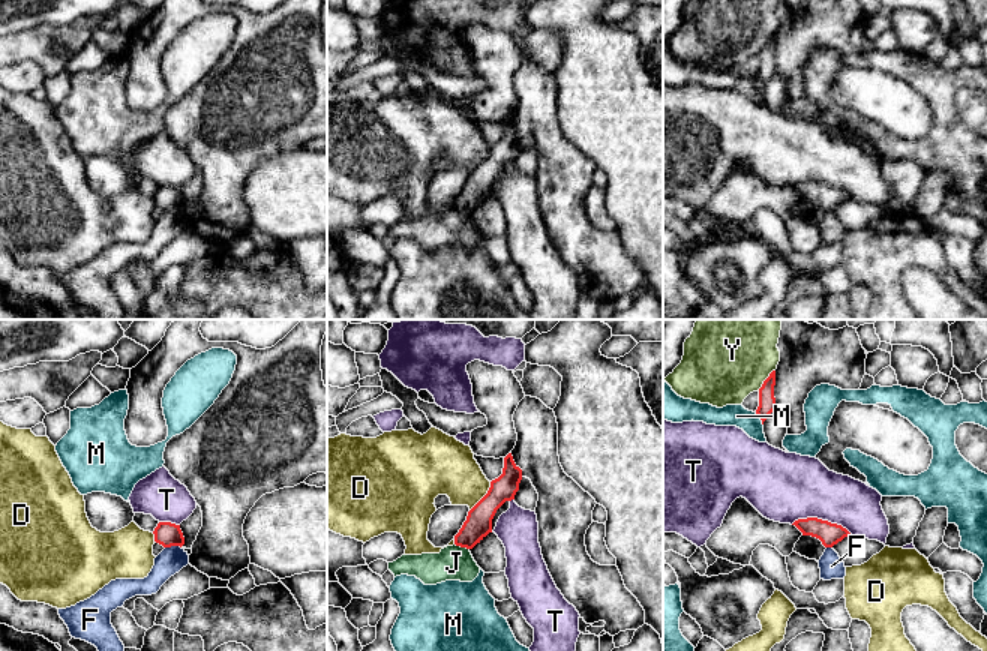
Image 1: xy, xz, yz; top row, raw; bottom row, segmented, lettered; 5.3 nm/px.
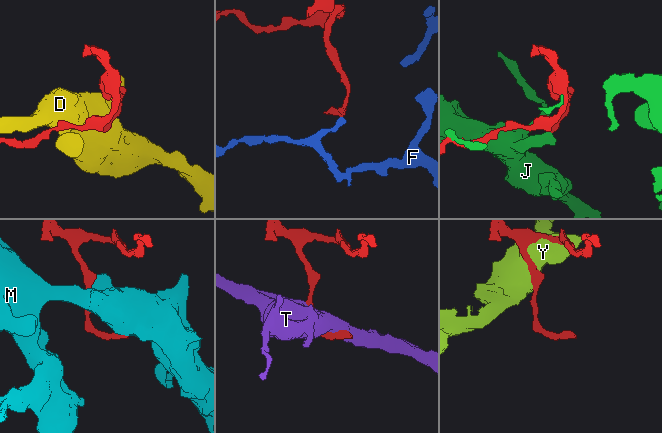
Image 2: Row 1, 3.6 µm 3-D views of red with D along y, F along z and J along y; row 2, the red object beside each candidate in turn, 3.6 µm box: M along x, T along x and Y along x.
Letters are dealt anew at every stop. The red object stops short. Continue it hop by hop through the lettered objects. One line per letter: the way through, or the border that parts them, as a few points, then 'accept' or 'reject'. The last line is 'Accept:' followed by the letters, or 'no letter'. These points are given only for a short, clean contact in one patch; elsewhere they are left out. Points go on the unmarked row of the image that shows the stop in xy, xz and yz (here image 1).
D: border along xz (491, 146), (486, 158), (470, 174); reject
F: border along xy (180, 210), (165, 212); reject
J: reject
M: reject
T: reject
Y: reject
Accept: no letter

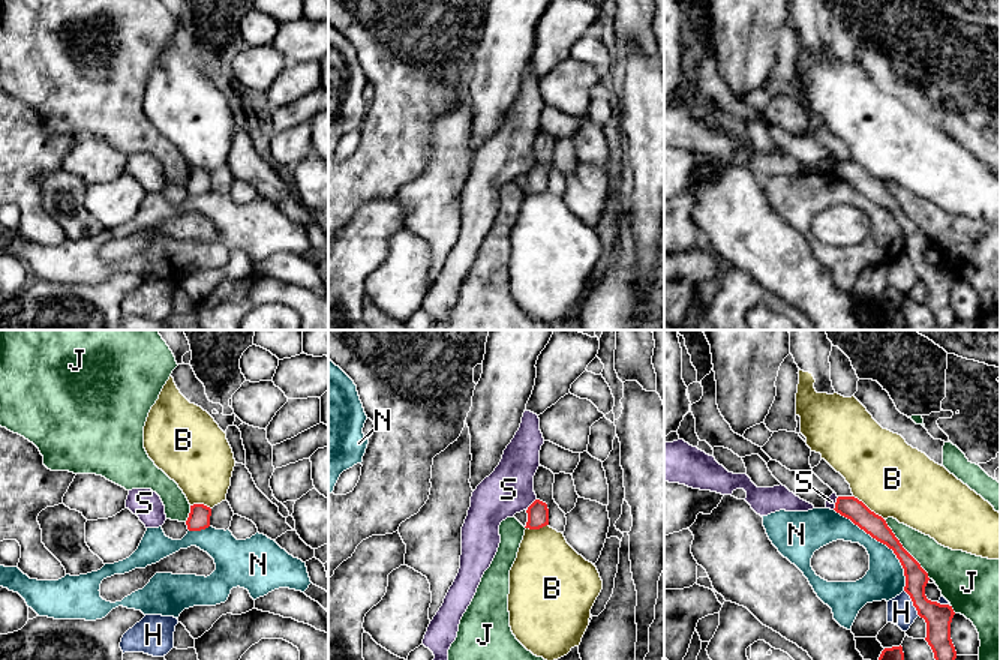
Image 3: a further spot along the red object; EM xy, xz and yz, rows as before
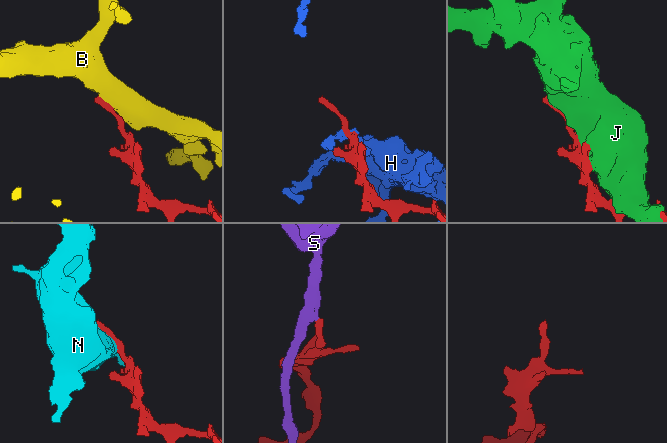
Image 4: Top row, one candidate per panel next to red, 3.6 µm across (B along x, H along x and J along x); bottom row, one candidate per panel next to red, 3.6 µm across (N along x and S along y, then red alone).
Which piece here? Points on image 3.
B: border along yz (853, 159), (883, 183); reject
H: reject
J: reject
N: reject
S: border along xz (535, 162), (526, 174); reject
Accept: no letter

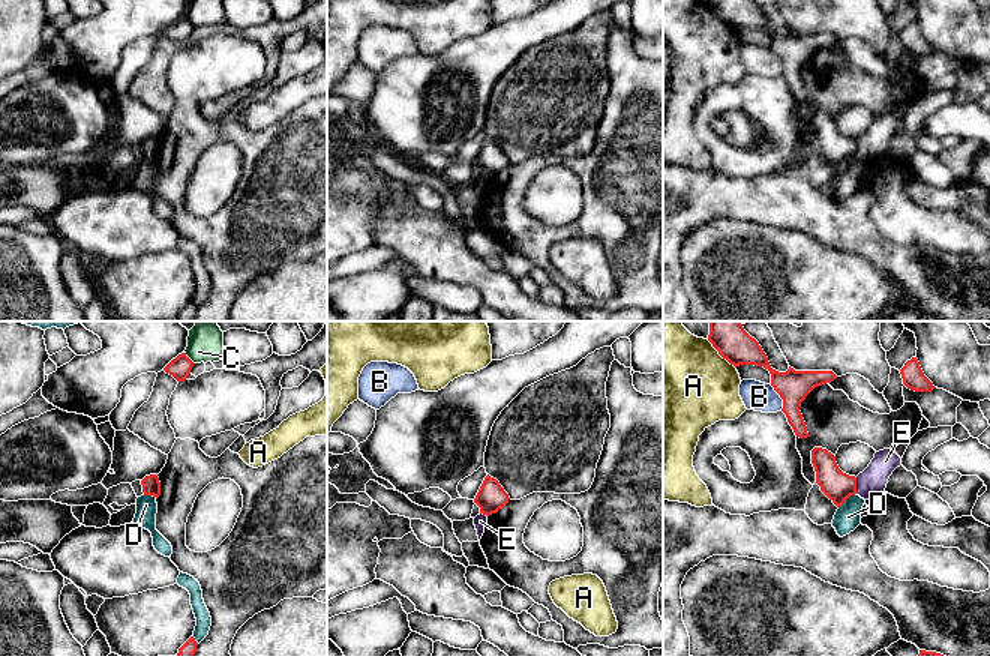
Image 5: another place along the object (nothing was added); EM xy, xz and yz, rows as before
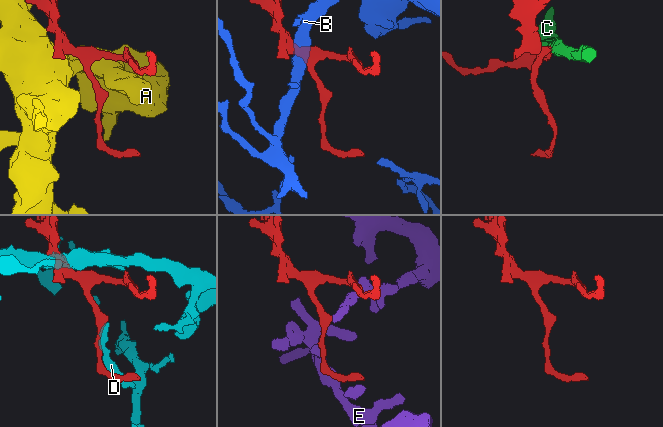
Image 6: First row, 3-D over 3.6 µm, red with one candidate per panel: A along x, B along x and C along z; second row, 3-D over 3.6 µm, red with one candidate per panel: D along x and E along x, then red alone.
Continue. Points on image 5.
A: border along yz (707, 3), (735, 32); reject
B: border along yz (770, 48), (782, 63), (782, 74); reject
C: reject
D: reject
E: border along yz (857, 141), (857, 155), (854, 158); reject
Accept: no letter

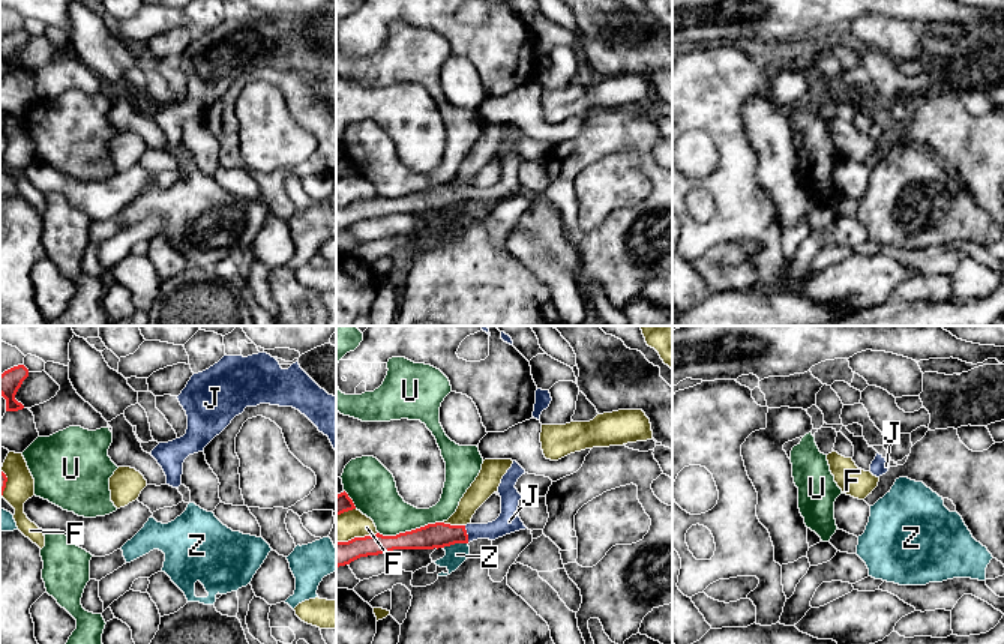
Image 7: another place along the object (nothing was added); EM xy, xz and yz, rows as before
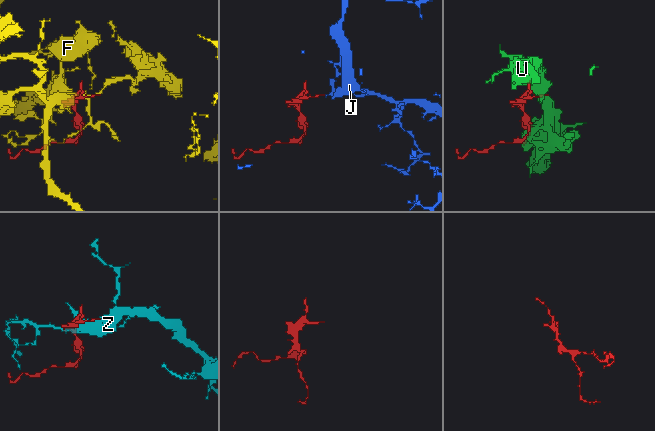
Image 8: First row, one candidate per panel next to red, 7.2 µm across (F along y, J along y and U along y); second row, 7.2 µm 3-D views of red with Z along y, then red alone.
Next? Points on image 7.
F: reject
J: runs through xz (438, 198), (467, 198), (494, 194), (509, 185); accept
U: reject
Z: reject
Accept: J

